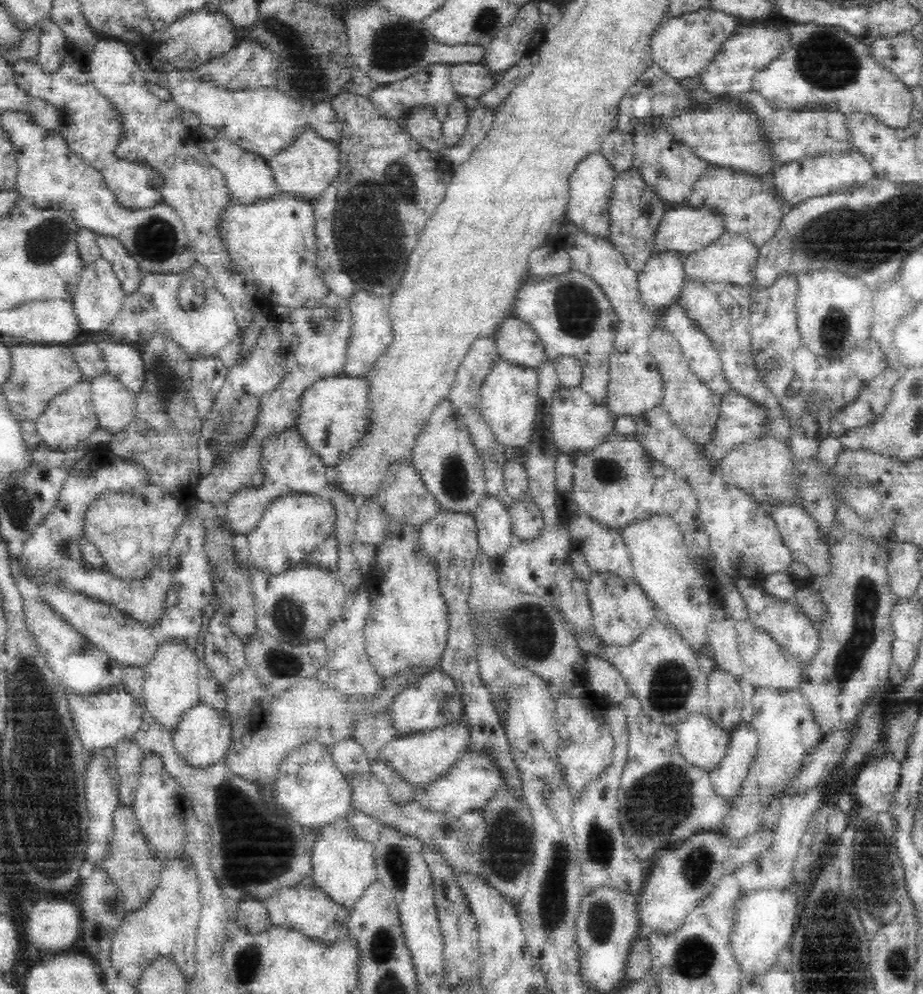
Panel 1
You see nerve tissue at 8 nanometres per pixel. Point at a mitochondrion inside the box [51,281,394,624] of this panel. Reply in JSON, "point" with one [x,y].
{"point":[63,547]}

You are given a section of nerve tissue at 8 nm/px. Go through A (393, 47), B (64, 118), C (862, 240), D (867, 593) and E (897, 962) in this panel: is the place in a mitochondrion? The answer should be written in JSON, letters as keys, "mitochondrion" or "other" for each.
{"A":"mitochondrion","B":"other","C":"mitochondrion","D":"mitochondrion","E":"mitochondrion"}

